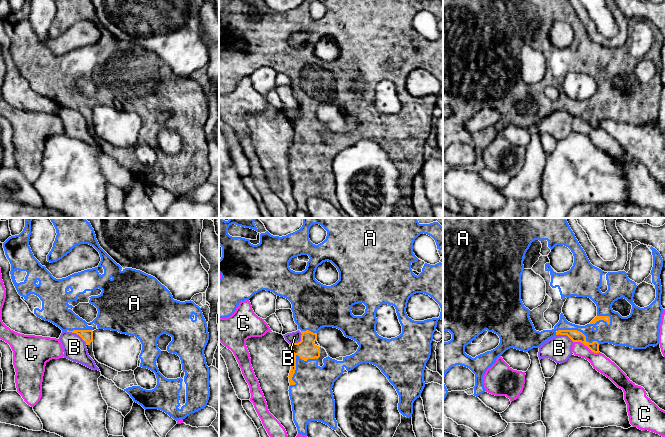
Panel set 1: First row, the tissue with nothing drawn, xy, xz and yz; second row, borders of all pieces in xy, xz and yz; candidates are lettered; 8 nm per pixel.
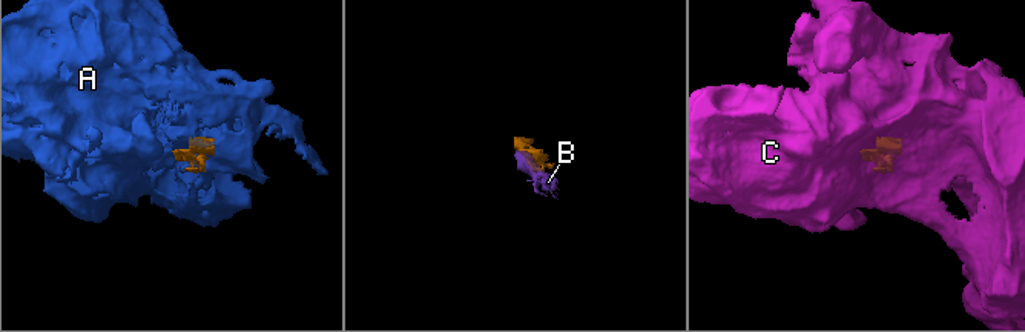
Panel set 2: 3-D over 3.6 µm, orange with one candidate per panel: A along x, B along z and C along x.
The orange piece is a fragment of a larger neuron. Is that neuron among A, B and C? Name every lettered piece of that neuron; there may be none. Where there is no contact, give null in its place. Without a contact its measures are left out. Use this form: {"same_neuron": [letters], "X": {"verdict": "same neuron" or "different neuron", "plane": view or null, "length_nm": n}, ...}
{"same_neuron": ["A"], "A": {"verdict": "same neuron", "plane": "xz", "length_nm": 320}, "B": {"verdict": "different neuron", "plane": "xz", "length_nm": 140}, "C": {"verdict": "different neuron", "plane": "yz", "length_nm": 220}}

